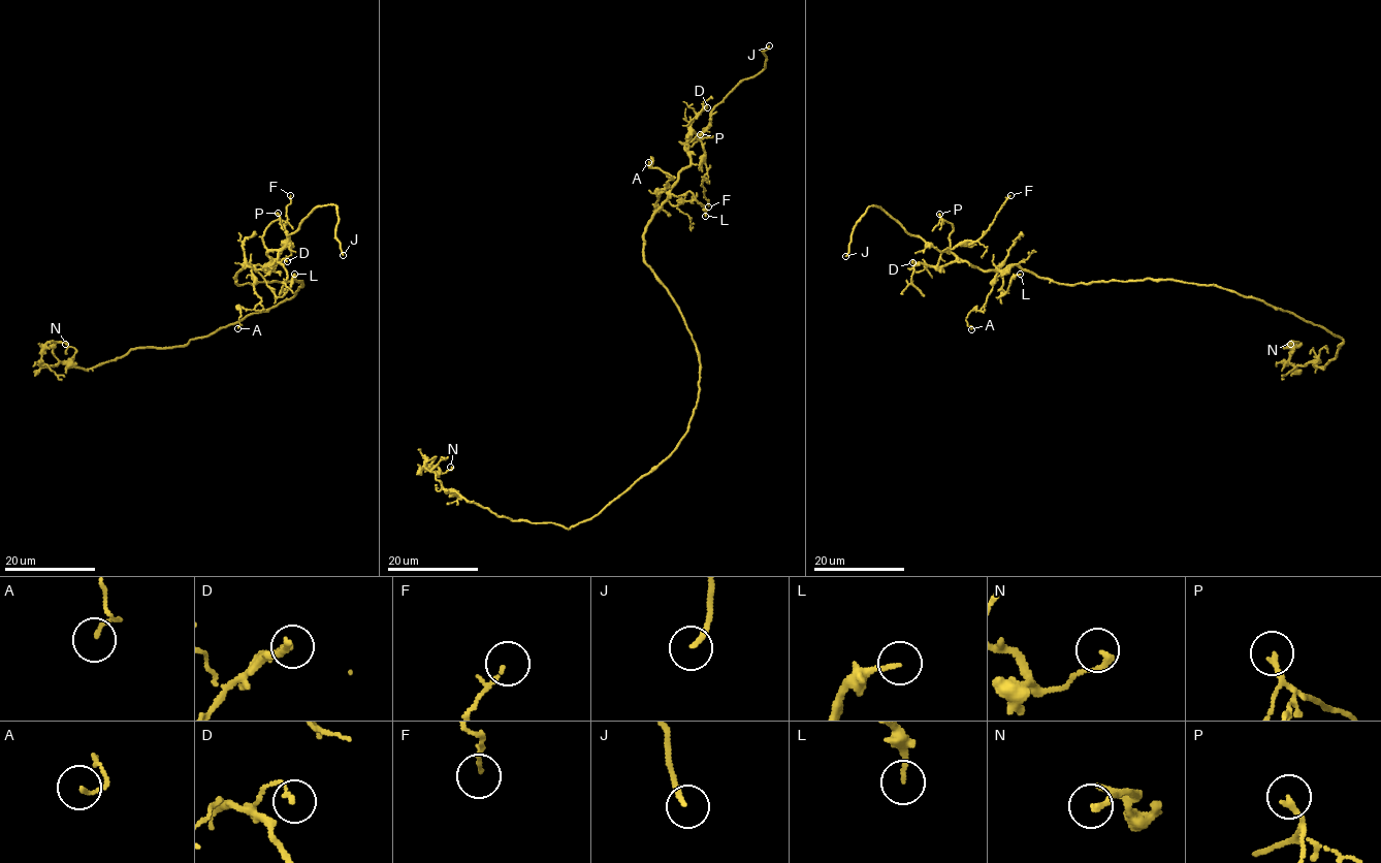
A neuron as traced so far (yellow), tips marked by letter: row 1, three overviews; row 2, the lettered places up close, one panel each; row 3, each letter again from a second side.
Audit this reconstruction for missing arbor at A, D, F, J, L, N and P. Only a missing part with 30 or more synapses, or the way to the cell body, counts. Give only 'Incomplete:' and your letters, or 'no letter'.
Incomplete: J

